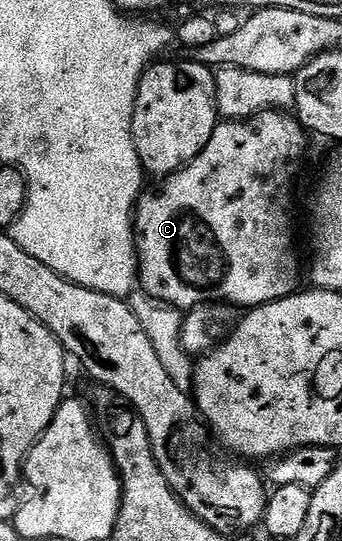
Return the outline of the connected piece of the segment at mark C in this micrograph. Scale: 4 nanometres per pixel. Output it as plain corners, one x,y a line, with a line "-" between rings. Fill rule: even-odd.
280,109
261,111
252,119
217,122
210,141
204,146
202,153
198,153
198,157
191,159
181,171
167,176
157,191
145,190
136,200
134,212
136,261
138,283
143,291
152,295
159,303
179,309
203,307
206,303
227,303
228,306
237,309
251,309
296,294
301,283
300,255
296,252
296,227
292,224
292,182
299,177
300,170
304,167
304,158
308,155
308,139
310,140
309,132
305,131
299,119

